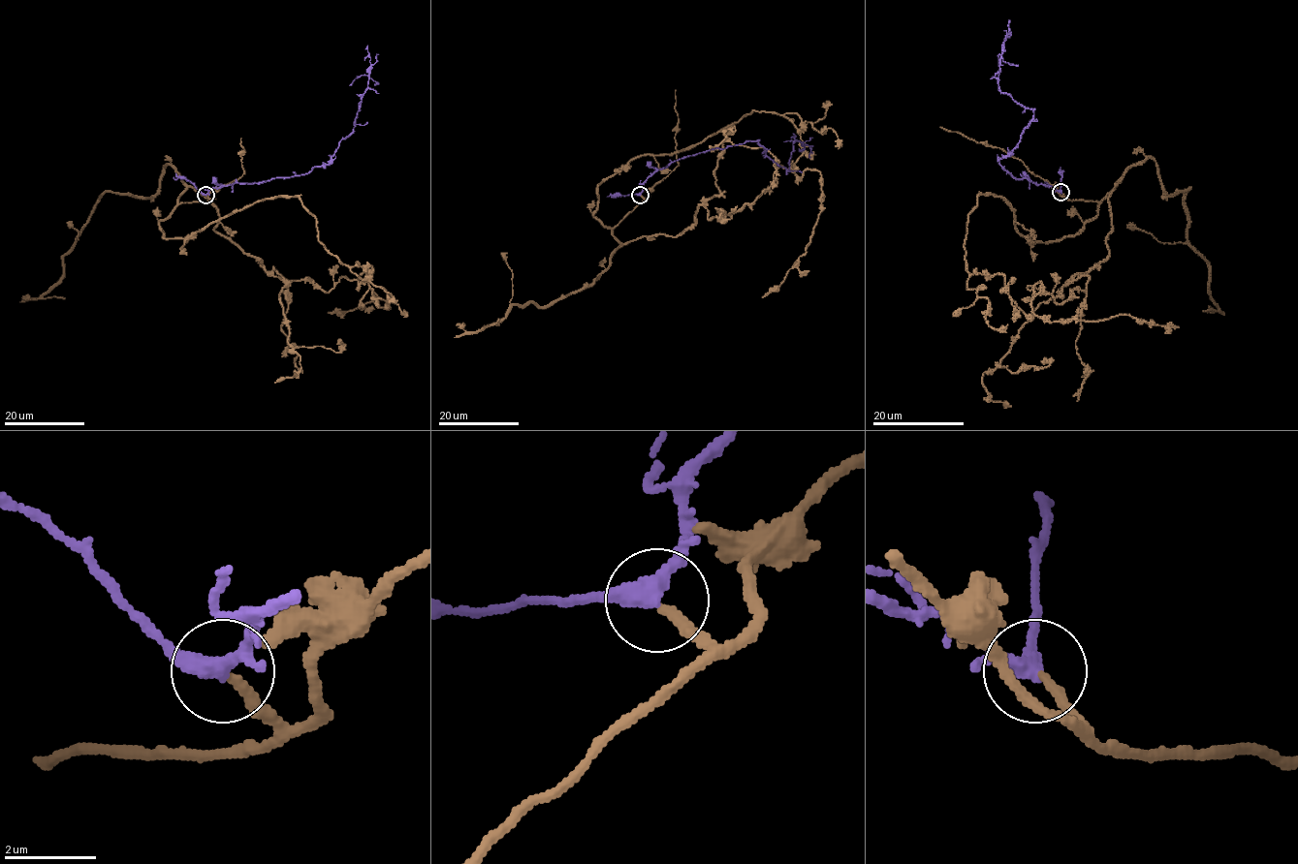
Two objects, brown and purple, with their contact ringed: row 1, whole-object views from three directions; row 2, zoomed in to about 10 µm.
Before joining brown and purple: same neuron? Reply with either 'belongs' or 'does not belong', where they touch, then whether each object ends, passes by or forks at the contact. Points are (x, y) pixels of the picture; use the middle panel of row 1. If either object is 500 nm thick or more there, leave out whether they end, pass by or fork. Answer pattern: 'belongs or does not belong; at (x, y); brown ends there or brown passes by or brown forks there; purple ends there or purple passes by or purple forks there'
belongs; at (640, 195); brown ends there; purple passes by

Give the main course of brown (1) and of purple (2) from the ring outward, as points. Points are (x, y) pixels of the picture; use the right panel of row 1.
1: (1061, 192), (1099, 201), (1118, 183), (1108, 255), (1060, 303), (1027, 288), (1041, 283), (1032, 311), (1179, 327)
2: (1060, 192), (1016, 178), (998, 160), (1018, 144), (1034, 116), (1031, 109), (1003, 94), (998, 85), (1010, 20)

